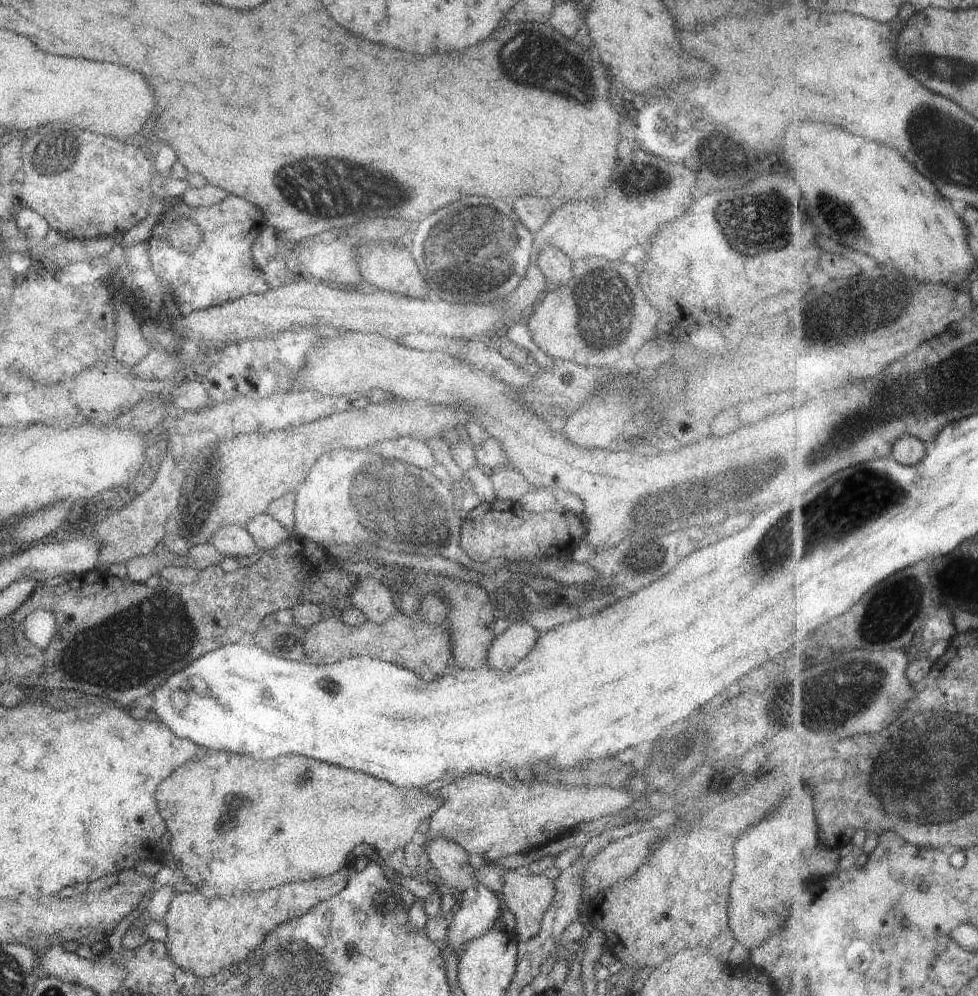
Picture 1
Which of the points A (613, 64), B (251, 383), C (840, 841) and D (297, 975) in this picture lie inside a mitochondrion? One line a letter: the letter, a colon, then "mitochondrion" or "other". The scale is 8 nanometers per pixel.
A: other
B: other
C: other
D: mitochondrion

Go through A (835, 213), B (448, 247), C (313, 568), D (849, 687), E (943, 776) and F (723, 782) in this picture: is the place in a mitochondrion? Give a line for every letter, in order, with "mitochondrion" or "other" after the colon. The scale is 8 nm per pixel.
A: mitochondrion
B: mitochondrion
C: other
D: mitochondrion
E: mitochondrion
F: other

